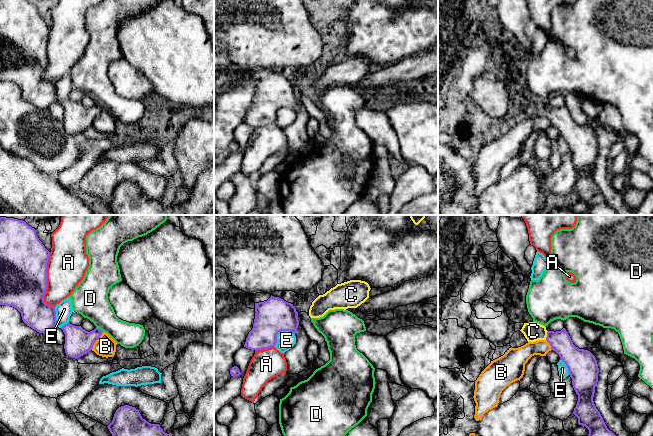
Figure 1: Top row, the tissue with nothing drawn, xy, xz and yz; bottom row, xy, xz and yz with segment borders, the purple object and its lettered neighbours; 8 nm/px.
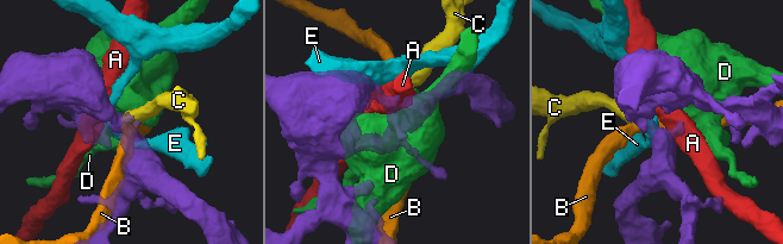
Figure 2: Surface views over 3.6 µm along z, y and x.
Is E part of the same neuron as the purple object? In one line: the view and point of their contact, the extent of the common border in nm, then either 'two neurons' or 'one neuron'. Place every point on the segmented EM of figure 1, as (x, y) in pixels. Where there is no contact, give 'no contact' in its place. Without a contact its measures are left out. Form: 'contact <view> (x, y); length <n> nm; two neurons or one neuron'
contact xz (279, 331); length 200 nm; two neurons

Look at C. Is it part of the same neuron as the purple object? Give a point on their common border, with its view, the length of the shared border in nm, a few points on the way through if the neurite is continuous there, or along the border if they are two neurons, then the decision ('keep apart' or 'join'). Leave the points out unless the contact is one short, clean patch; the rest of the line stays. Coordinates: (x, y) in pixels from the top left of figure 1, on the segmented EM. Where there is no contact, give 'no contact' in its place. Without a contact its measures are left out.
yz (547, 335) | 80 nm | across yz (560, 341), (547, 335), (533, 331) | join

